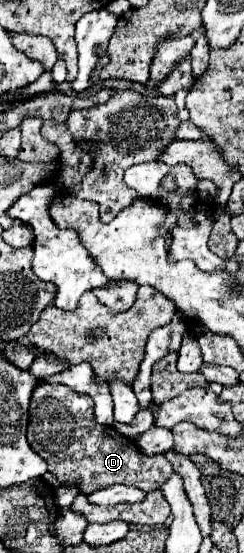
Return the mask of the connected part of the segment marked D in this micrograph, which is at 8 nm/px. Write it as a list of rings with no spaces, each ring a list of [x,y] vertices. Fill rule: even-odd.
[[[39,382],[35,386],[29,402],[27,440],[29,446],[49,464],[49,472],[55,474],[61,484],[79,482],[83,494],[113,484],[131,484],[151,492],[159,490],[163,480],[173,472],[165,454],[145,456],[133,440],[119,436],[115,428],[95,424],[91,396],[79,394],[63,384]]]

